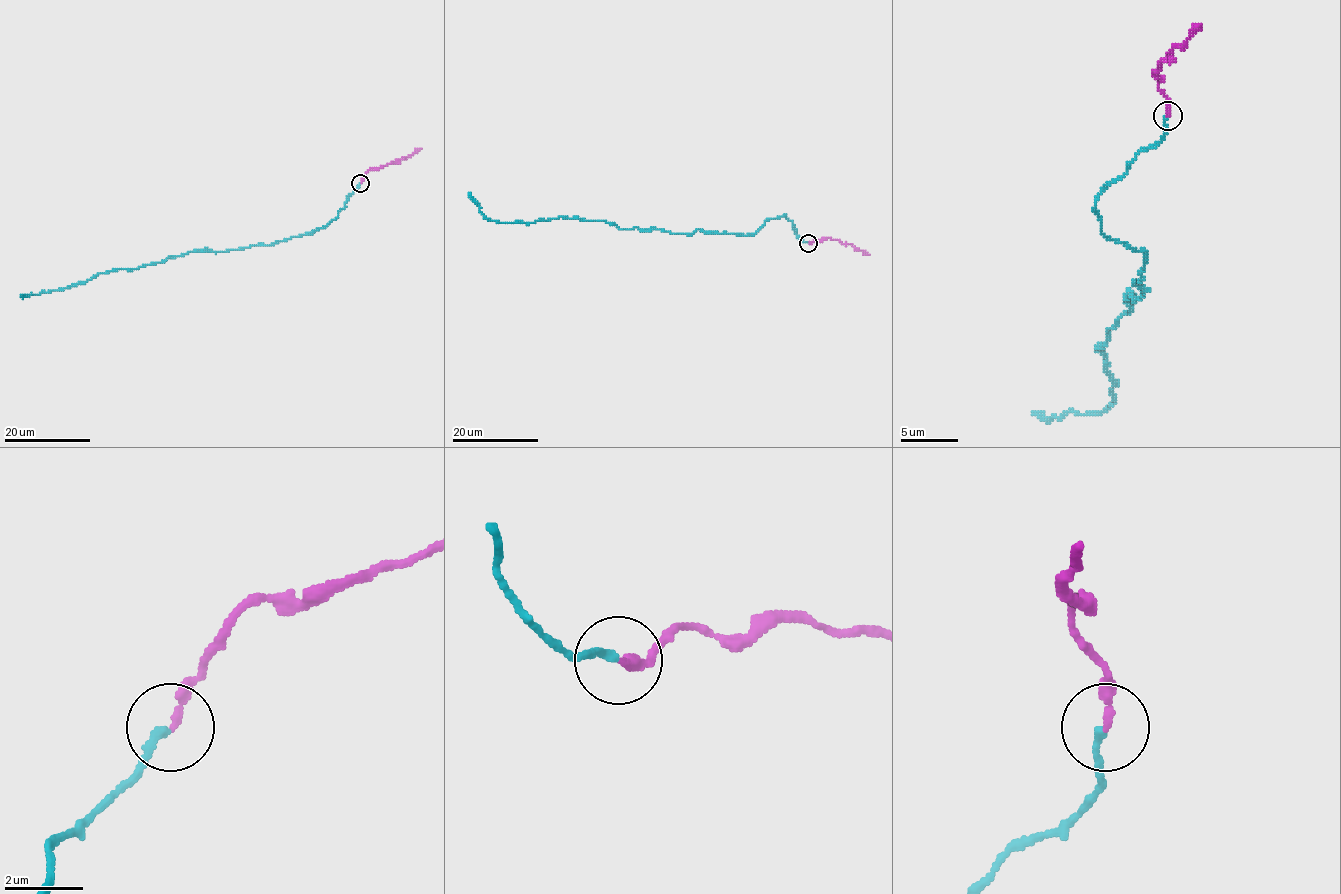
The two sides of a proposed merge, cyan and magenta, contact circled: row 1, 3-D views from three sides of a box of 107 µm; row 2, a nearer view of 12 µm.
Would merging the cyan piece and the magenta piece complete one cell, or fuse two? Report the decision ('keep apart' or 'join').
join

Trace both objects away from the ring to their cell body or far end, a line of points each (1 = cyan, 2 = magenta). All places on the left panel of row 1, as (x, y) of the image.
1: (361, 183), (326, 225), (303, 235), (266, 245), (190, 251), (134, 269), (97, 273), (60, 289), (21, 294)
2: (361, 183), (369, 169), (401, 160), (421, 149)

